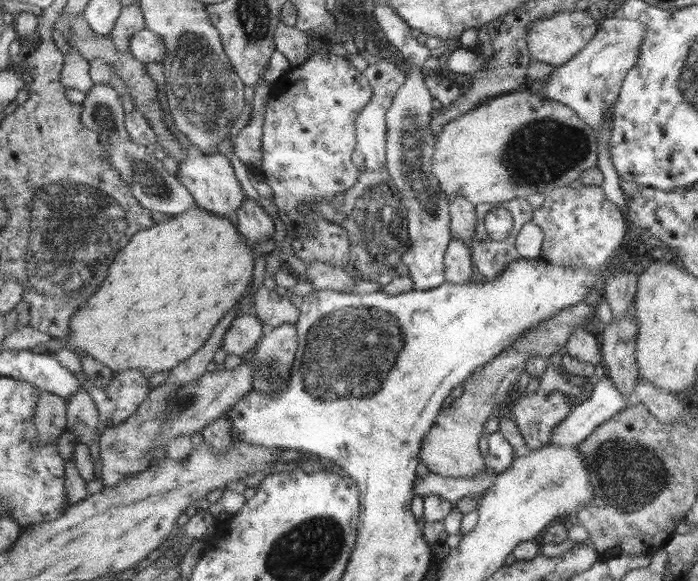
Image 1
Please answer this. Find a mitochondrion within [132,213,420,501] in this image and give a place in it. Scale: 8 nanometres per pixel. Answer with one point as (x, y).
(351, 350)

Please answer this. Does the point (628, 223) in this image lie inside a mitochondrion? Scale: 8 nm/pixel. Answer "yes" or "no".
no

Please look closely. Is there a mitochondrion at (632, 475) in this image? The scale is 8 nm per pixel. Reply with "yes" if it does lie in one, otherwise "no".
yes

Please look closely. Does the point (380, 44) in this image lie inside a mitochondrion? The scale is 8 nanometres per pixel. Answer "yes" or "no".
no

